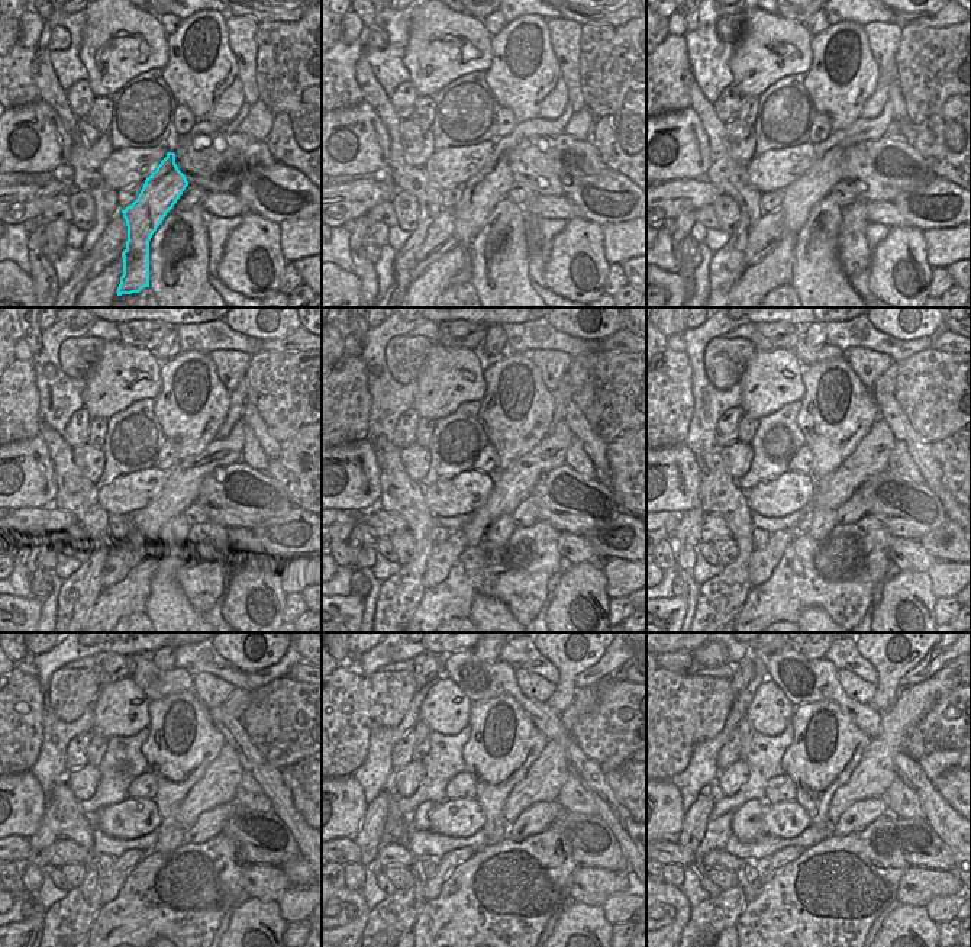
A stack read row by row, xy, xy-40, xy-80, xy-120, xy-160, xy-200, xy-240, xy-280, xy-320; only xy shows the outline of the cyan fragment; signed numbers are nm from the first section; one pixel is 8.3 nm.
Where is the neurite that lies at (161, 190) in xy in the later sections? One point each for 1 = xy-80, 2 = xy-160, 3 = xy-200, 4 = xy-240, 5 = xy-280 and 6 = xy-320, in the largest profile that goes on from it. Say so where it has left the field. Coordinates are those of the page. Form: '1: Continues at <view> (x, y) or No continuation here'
1: Continues at xy-80 (815, 184)
2: Continues at xy-160 (513, 485)
3: Continues at xy-200 (870, 457)
4: Continues at xy-240 (218, 786)
5: Continues at xy-280 (545, 778)
6: Continues at xy-320 (873, 776).

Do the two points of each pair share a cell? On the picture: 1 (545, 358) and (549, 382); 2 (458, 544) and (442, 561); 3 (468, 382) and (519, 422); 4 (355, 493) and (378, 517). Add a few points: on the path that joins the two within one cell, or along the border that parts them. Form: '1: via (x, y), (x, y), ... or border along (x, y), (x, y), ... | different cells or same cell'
1: via (548, 364), (548, 376) | same cell
2: via (454, 548), (445, 557) | same cell
3: border along (484, 358), (483, 379), (486, 393), (480, 400) | different cells
4: border along (376, 506), (360, 511) | different cells

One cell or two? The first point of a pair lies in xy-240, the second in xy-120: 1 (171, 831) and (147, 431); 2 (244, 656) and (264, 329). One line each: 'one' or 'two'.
1: two
2: one

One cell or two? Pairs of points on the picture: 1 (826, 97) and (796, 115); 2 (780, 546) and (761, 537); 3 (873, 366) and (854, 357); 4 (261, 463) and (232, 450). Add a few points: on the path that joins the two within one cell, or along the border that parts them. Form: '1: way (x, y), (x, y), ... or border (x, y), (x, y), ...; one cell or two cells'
1: border (805, 74), (805, 89), (818, 112); two cells
2: border (771, 534), (755, 550); two cells
3: way (868, 364), (858, 358); one cell
4: border (244, 425), (244, 450), (239, 458); two cells

